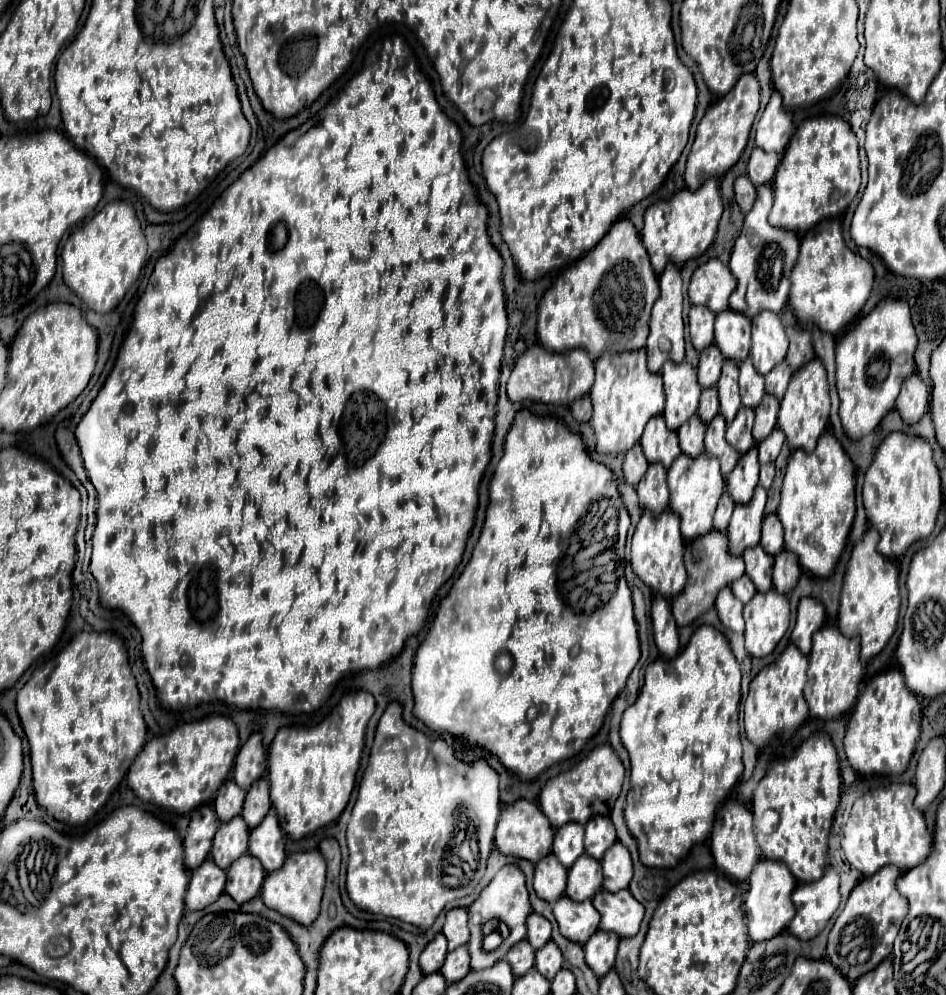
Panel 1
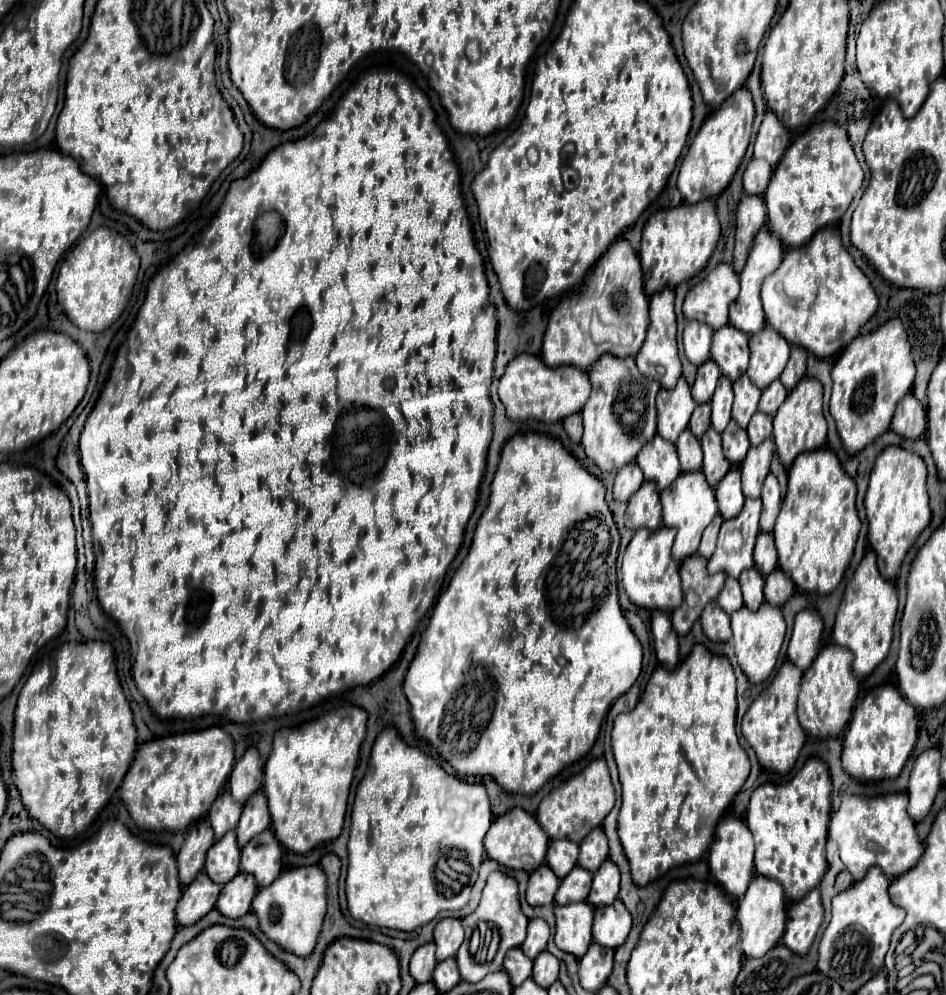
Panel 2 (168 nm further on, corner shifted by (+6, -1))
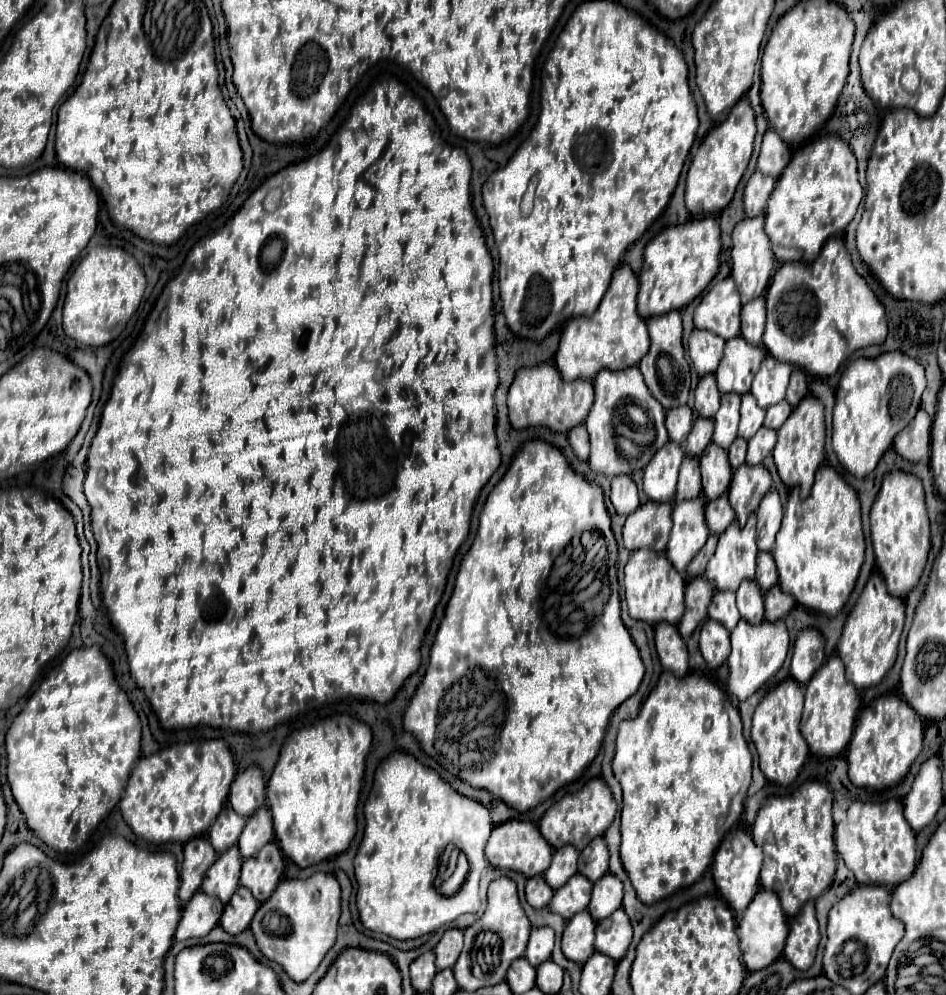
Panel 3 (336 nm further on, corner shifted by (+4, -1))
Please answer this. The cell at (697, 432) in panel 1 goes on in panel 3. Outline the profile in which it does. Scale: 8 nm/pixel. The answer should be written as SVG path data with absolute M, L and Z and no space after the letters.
M686 456L686 458L682 460L682 466L680 466L680 476L678 476L678 484L676 484L674 502L678 504L678 500L698 498L698 496L702 496L698 460L694 460L694 458L688 458L688 456Z

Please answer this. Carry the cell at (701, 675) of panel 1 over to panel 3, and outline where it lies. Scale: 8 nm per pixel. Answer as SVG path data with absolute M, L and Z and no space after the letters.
M664 672L660 676L656 688L650 692L646 702L642 704L640 714L634 720L624 720L620 724L618 738L616 738L616 756L614 756L612 768L614 768L614 776L618 778L618 782L622 786L622 802L624 802L622 804L622 826L620 826L620 832L622 832L620 860L622 860L624 870L636 890L638 900L644 904L654 904L654 902L674 894L676 890L688 888L694 882L698 882L704 876L706 868L710 866L722 836L726 836L726 832L732 830L734 824L740 820L742 810L744 810L744 798L746 798L746 792L752 782L752 754L742 736L742 722L740 722L738 708L732 706L726 692L716 682L712 682L700 674L686 674L682 678L676 678L672 672Z

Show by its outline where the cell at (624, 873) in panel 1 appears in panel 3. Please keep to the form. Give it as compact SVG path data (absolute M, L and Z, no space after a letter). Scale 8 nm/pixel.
M604 874L594 884L588 912L598 922L598 920L604 920L606 916L610 916L620 906L622 906L622 882L612 874Z

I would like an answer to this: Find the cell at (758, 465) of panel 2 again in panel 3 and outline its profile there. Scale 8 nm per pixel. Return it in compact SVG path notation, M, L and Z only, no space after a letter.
M764 464L760 466L742 466L734 470L732 482L728 488L730 506L736 512L738 524L744 524L752 512L756 512L762 496L772 488L772 478Z

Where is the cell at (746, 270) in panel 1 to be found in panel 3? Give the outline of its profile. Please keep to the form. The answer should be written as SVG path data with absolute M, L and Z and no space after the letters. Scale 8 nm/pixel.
M762 294L758 300L752 300L742 308L742 338L754 346L760 344L760 338L764 332L764 322L766 322L764 300L766 300L766 294Z

